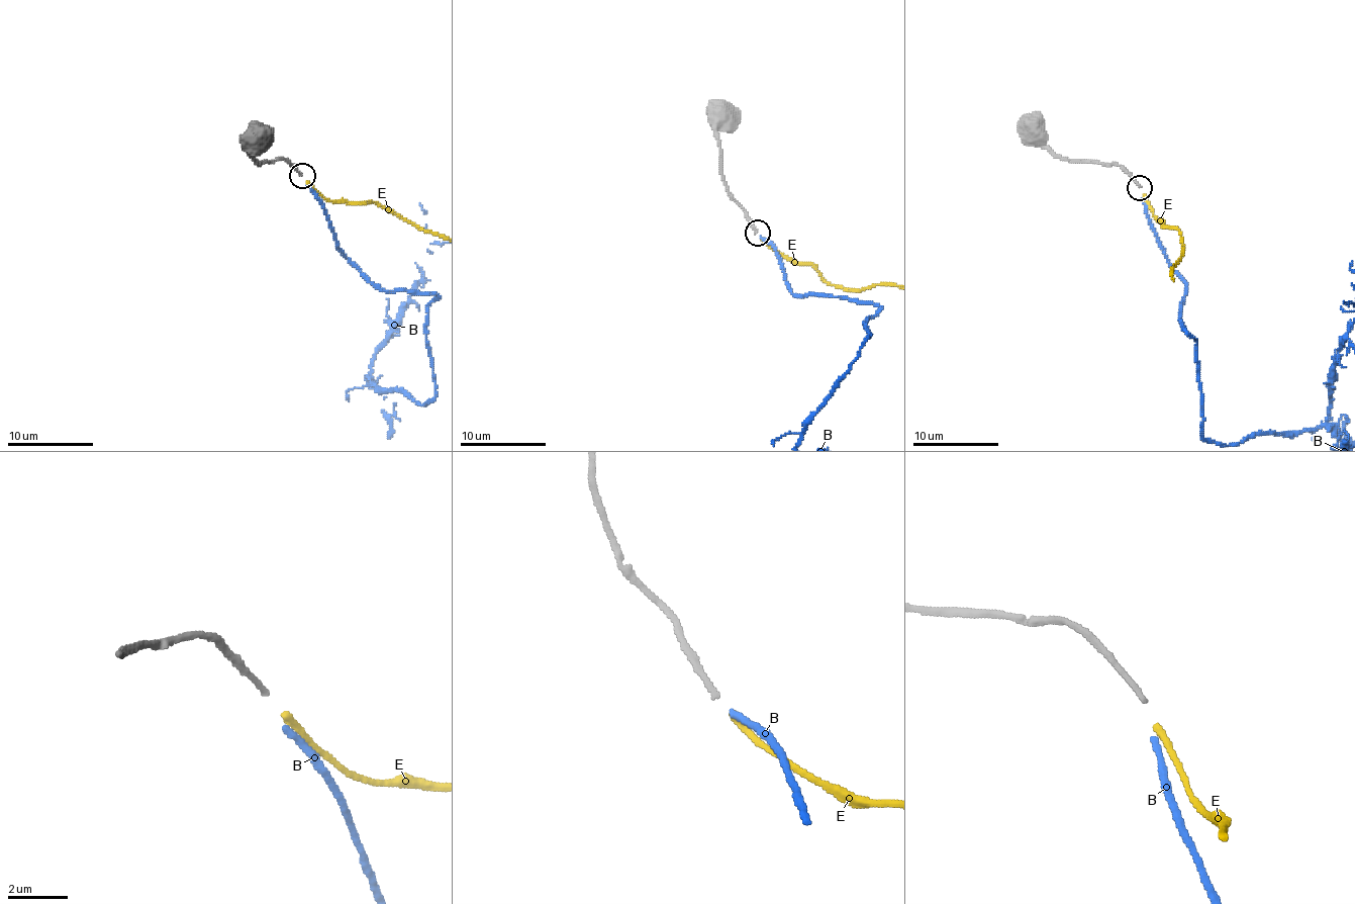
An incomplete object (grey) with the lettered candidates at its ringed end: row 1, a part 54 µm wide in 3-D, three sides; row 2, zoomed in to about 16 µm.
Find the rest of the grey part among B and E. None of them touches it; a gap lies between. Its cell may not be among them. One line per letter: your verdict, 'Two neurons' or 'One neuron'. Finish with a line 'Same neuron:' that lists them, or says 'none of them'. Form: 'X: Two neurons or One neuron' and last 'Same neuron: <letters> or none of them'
B: Two neurons
E: One neuron
Same neuron: E

